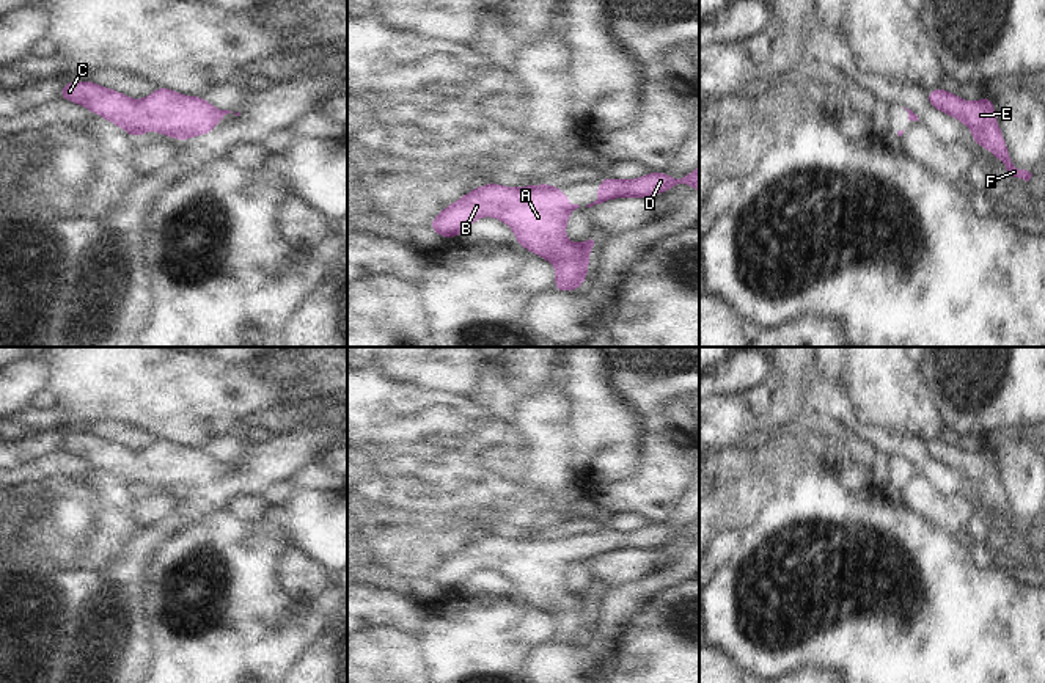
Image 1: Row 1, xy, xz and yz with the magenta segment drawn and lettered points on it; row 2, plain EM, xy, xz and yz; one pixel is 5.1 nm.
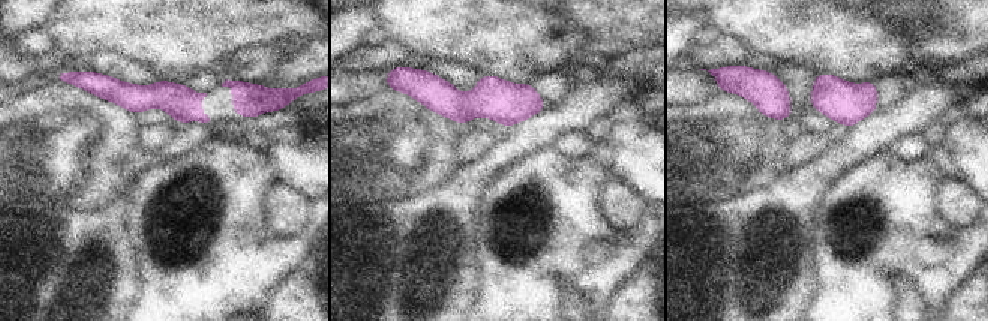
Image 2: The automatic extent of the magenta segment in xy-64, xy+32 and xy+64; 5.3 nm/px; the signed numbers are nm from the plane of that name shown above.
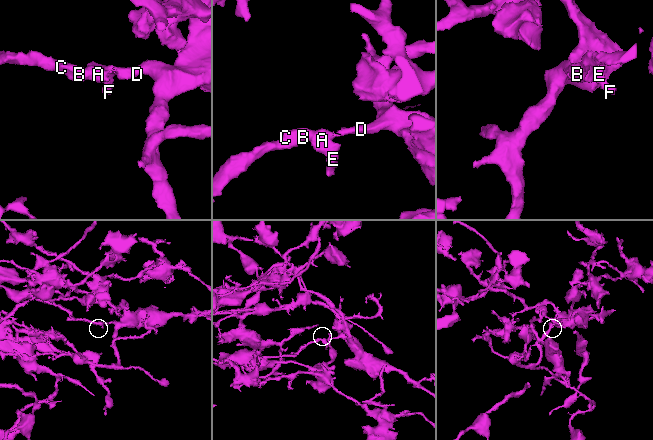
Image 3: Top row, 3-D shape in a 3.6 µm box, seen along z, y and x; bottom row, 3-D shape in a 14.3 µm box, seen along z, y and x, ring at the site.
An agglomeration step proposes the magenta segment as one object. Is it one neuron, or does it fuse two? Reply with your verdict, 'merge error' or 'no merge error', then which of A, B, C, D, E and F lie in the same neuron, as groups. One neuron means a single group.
no merge error | A B C D E F

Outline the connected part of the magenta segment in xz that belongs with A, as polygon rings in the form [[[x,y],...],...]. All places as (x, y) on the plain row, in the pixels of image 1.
[[[487,534],[446,557],[426,578],[446,592],[462,589],[476,572],[493,568],[514,583],[517,597],[553,615],[555,642],[572,644],[588,628],[594,598],[592,590],[581,595],[566,590],[566,576],[578,559],[567,553],[566,542],[550,534],[519,540]]]

